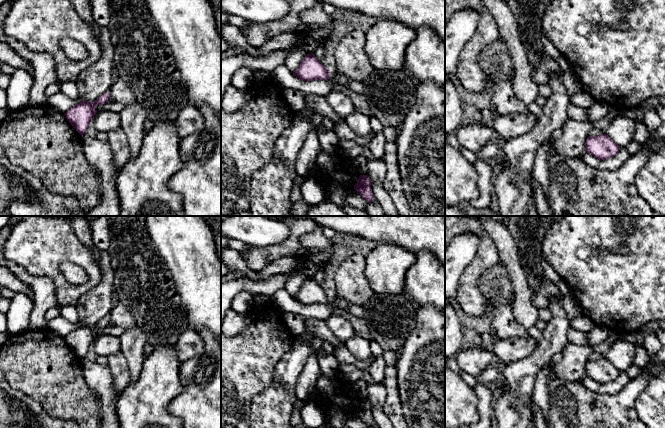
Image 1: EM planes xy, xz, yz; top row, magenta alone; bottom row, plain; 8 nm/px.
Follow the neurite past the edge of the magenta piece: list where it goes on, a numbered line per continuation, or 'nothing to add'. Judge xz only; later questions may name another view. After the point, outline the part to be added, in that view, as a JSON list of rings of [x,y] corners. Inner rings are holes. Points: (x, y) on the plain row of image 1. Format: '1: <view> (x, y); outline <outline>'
nothing to add

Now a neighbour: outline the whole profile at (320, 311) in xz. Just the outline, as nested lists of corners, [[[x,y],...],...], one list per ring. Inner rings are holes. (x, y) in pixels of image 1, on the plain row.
[[[278,290],[271,297],[270,301],[280,310],[281,313],[292,312],[303,318],[317,318],[327,320],[335,308],[349,312],[347,301],[331,298],[328,304],[302,305],[296,302],[286,290]]]

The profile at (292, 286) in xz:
[[[292,274],[285,285],[285,290],[292,297],[295,296],[306,279],[307,277],[302,274]]]

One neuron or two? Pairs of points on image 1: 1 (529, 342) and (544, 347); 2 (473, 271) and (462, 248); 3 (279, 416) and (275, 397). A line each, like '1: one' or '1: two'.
1: two
2: two
3: one

